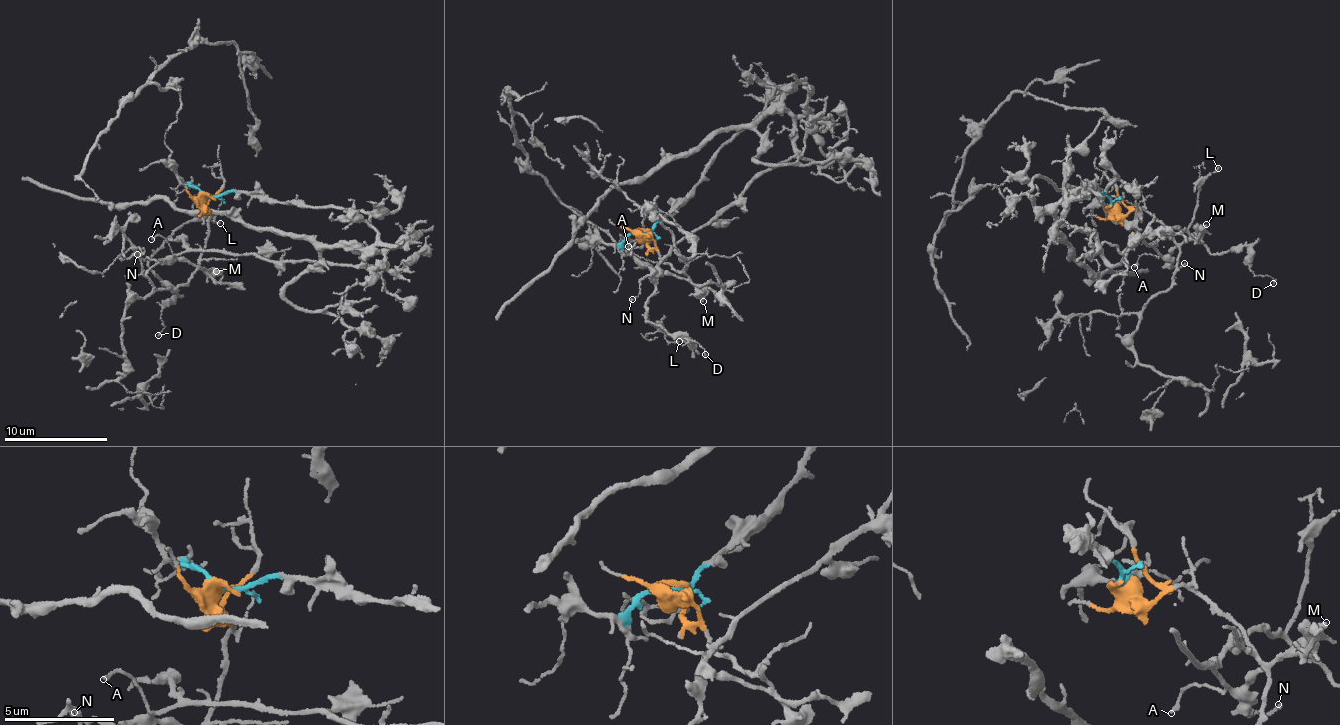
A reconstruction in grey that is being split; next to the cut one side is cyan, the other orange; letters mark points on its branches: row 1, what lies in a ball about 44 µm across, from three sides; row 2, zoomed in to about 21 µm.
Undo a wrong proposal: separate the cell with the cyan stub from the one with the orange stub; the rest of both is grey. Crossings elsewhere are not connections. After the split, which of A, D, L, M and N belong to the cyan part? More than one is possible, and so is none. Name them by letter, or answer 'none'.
A, D, L, N

